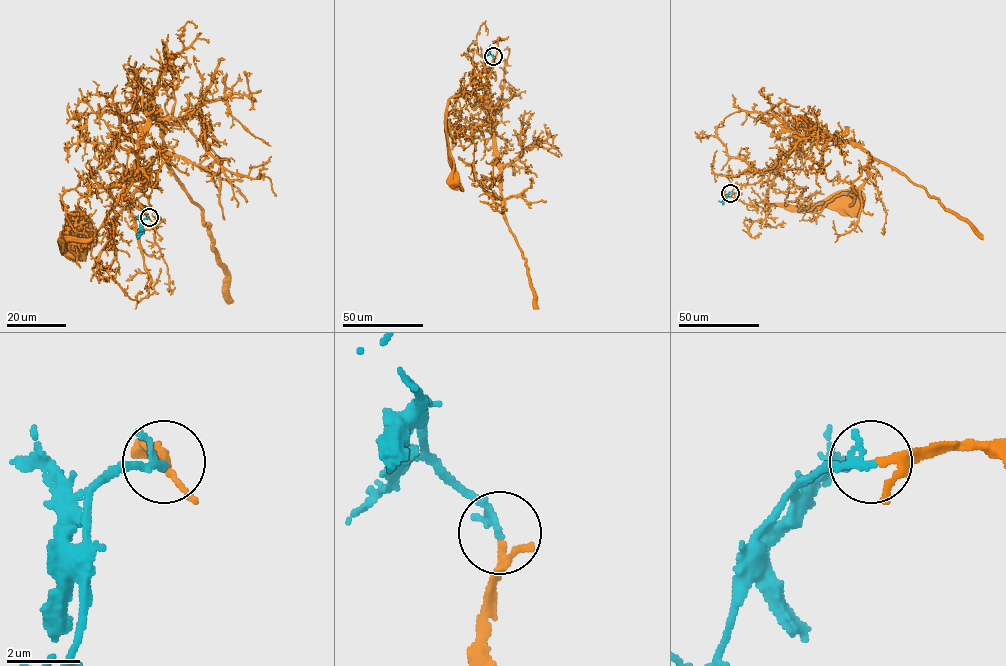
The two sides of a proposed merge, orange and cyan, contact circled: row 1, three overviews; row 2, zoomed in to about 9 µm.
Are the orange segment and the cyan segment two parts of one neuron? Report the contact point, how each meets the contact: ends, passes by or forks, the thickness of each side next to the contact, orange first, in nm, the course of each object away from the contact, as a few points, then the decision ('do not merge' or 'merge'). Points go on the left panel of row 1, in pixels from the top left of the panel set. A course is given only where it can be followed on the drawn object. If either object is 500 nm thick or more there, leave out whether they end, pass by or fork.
(149, 217) | orange passes by | cyan passes by | 140/150 nm | orange via (149, 217), (121, 196), (133, 181), (134, 169), (100, 229), (90, 238), (59, 241), (76, 240), (71, 242) | cyan via (149, 217), (143, 220), (140, 234), (144, 231) | merge

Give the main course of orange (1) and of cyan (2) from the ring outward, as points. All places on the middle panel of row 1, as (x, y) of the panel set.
1: (493, 57), (478, 85), (485, 88), (484, 103), (470, 94), (449, 99), (444, 129), (454, 164), (451, 180)
2: (493, 57), (488, 49), (490, 44)

